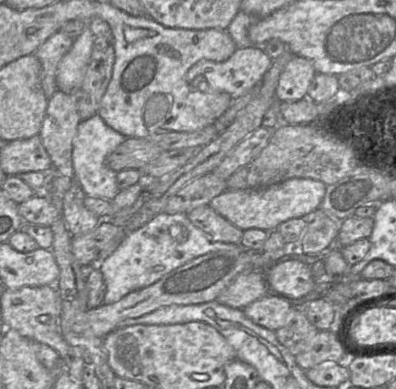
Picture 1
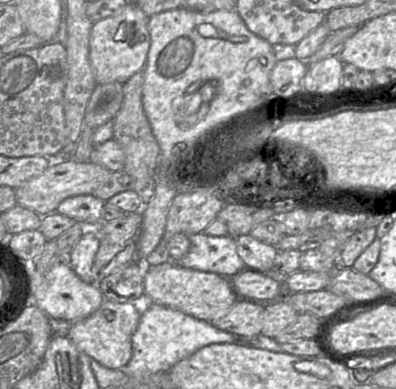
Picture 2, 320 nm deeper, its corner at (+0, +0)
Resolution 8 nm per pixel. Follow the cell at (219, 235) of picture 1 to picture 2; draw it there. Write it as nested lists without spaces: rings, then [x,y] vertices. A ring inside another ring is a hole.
[[[250,234],[241,235],[235,239],[237,253],[245,263],[245,266],[264,273],[278,270],[273,267],[274,259],[278,252],[274,245],[263,243]]]

